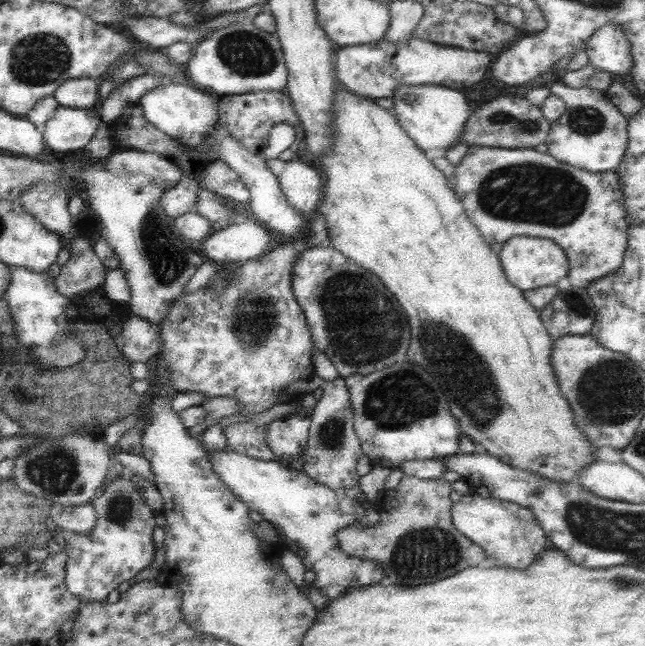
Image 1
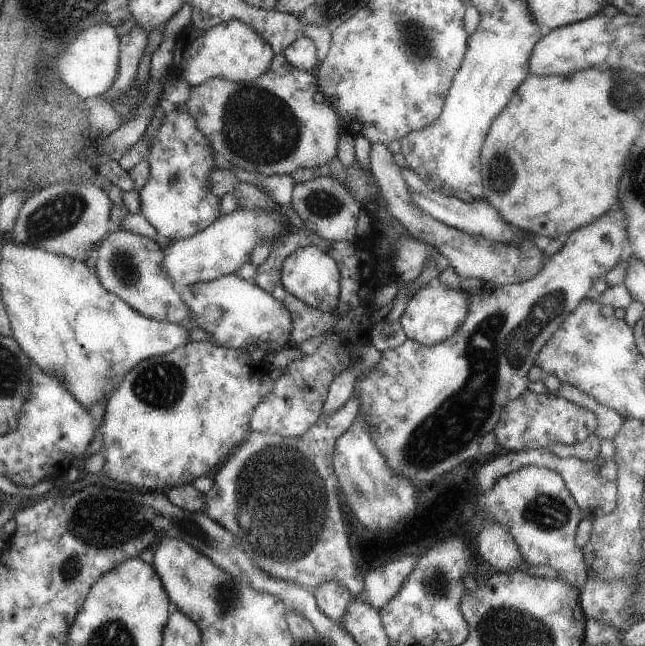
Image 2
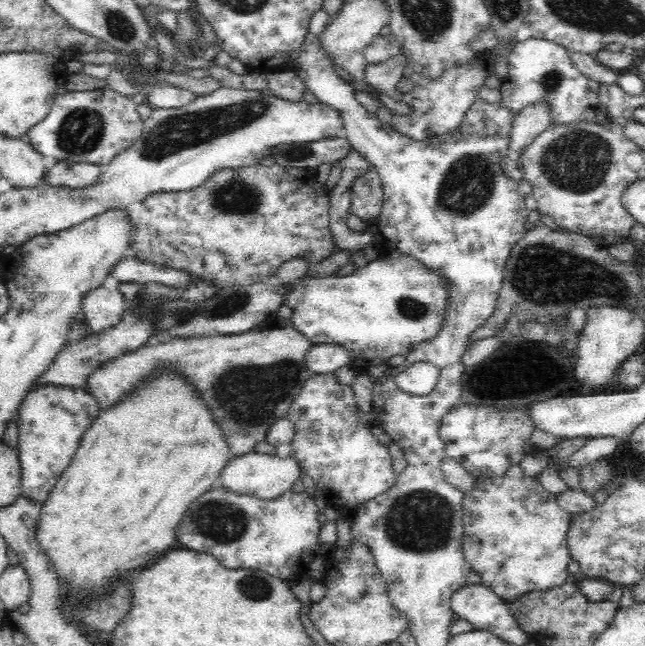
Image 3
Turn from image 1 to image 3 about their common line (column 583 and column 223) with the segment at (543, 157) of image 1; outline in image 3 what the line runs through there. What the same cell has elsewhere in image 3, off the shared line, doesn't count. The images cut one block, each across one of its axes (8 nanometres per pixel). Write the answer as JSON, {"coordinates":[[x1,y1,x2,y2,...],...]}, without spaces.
{"coordinates":[[256,165,236,170,220,170,202,186,180,192,150,194,133,224,129,246,136,258,157,266,187,272,223,291,272,281,276,271,288,260,299,258,315,266,336,251,330,232,329,190,317,181,316,168]]}

